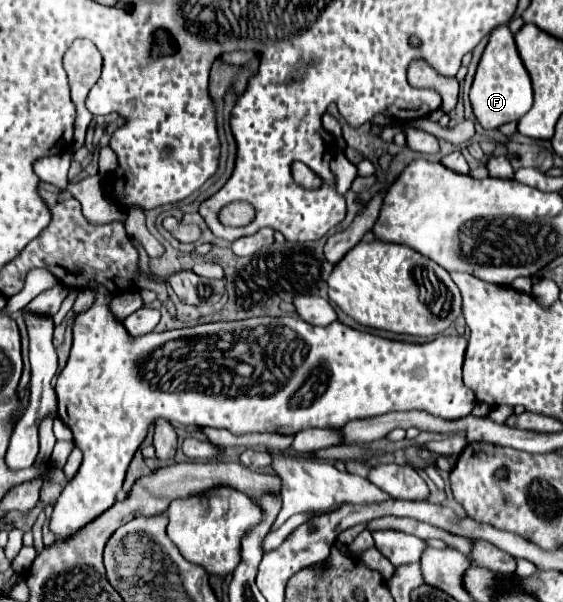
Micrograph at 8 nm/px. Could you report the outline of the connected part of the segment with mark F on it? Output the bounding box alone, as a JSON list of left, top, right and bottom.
[470,27,532,129]

